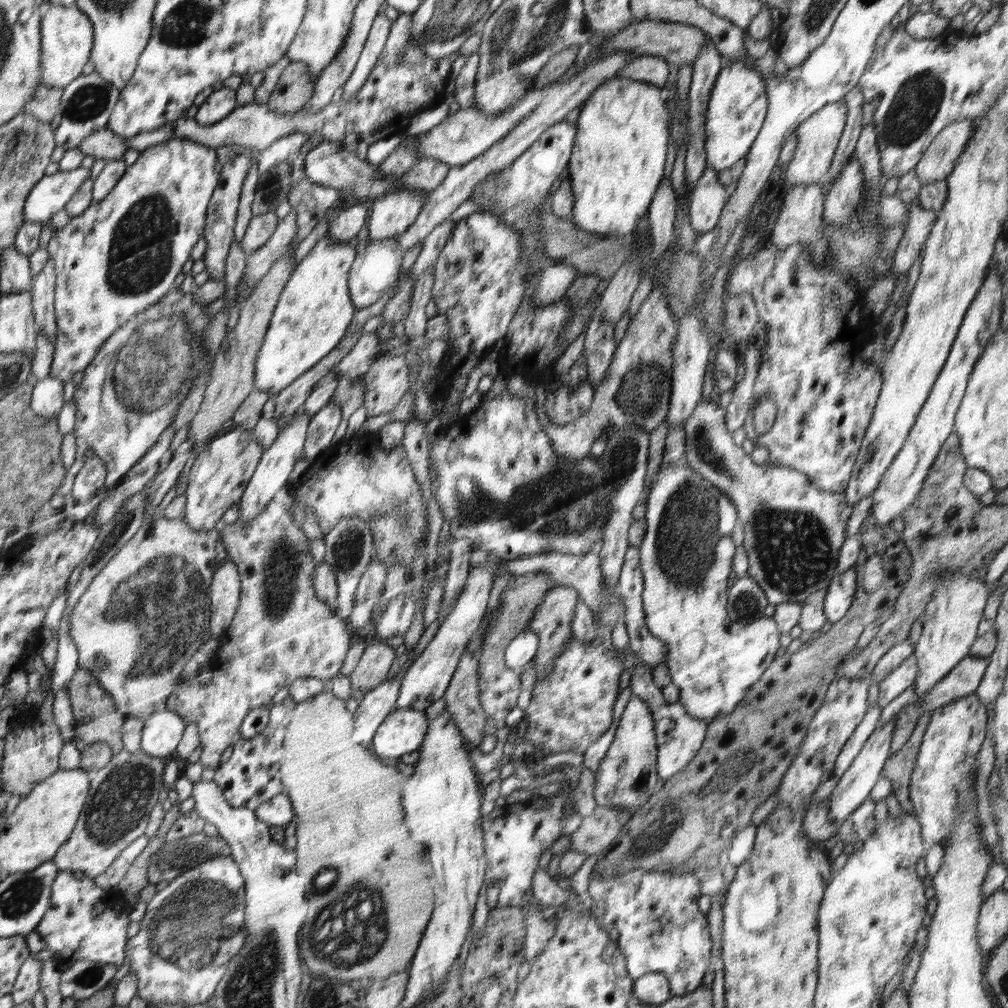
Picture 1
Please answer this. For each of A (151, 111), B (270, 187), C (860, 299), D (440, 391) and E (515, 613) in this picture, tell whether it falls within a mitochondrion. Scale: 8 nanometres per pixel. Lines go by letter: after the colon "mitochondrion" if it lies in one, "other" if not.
A: other
B: mitochondrion
C: other
D: other
E: mitochondrion

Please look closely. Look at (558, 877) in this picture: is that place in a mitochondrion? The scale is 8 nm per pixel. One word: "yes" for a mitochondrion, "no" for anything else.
no

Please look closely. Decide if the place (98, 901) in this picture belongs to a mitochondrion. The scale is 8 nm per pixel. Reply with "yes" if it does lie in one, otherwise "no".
no

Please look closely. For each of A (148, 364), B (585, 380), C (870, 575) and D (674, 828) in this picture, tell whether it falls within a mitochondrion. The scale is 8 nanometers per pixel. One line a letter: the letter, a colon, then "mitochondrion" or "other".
A: mitochondrion
B: other
C: other
D: mitochondrion

